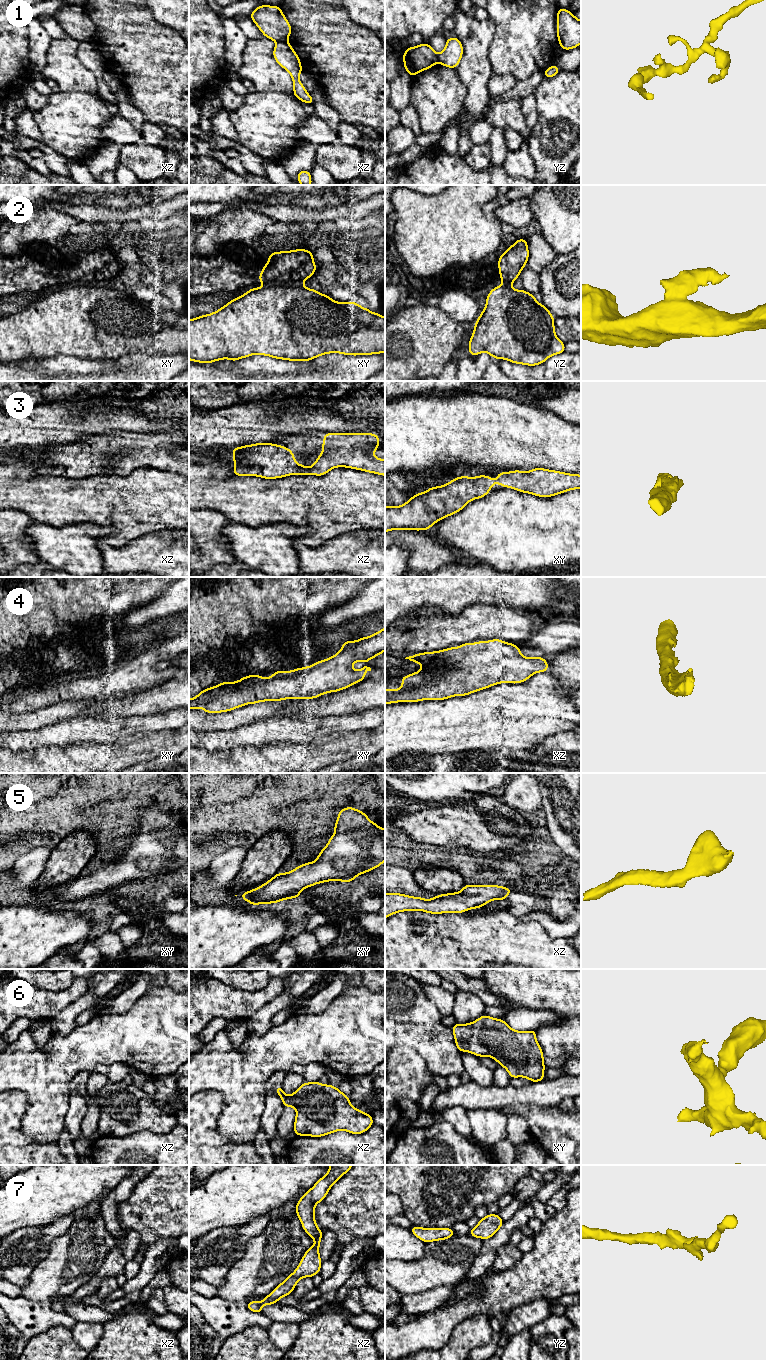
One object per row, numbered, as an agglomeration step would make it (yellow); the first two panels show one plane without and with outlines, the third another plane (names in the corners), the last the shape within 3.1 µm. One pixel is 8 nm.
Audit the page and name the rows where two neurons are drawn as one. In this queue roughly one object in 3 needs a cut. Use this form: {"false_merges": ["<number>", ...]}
{"false_merges": ["1", "2"]}

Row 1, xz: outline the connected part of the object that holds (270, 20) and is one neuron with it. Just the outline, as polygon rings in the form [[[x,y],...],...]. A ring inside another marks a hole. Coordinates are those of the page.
[[[260,5],[249,15],[266,38],[276,42],[287,42],[291,25],[280,6]]]

